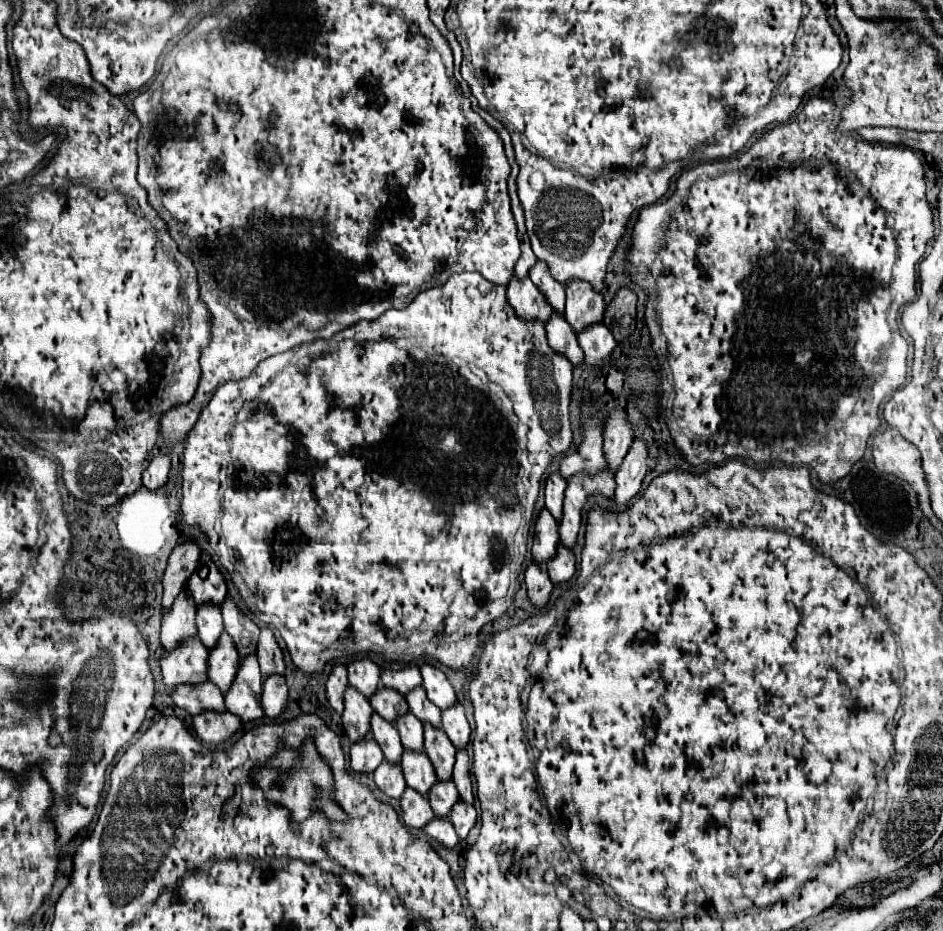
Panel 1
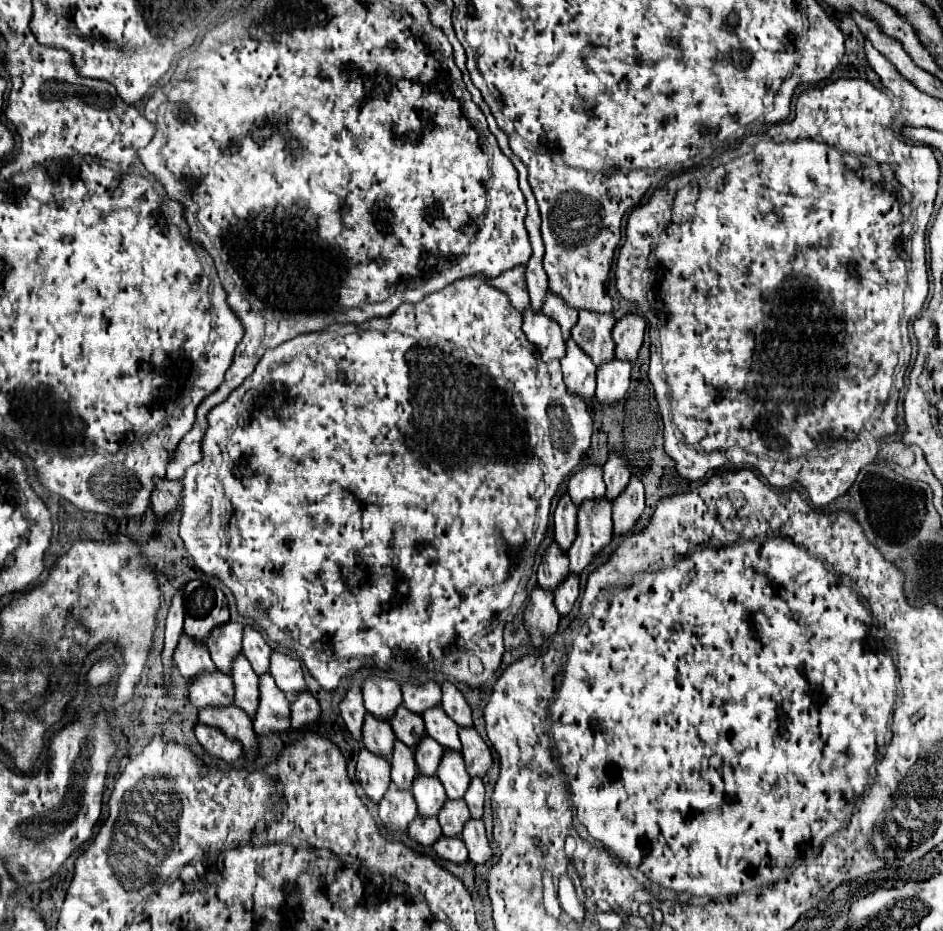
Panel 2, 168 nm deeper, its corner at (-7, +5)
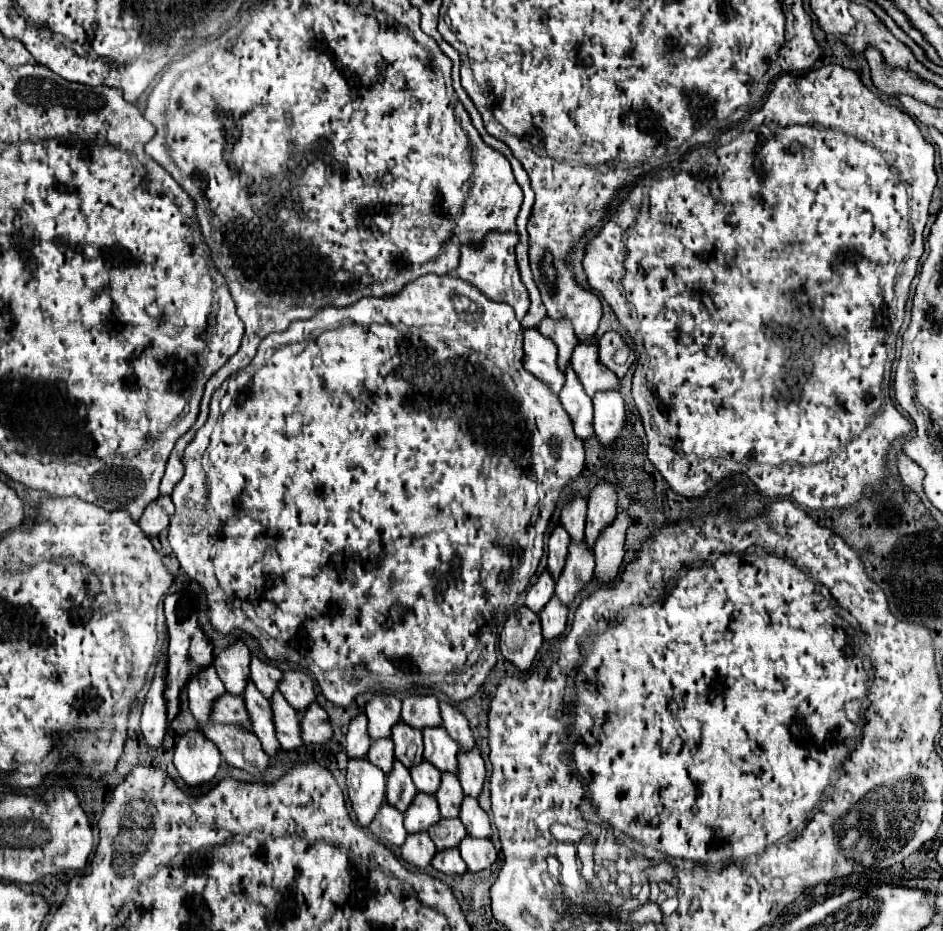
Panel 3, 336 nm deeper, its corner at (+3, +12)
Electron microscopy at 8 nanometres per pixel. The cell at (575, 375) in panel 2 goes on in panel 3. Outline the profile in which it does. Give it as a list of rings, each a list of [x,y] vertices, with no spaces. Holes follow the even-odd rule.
[[[570,366],[566,370],[566,384],[560,392],[560,402],[572,420],[576,438],[582,442],[590,440],[594,436],[592,400],[586,396],[582,384],[578,384],[578,378]]]

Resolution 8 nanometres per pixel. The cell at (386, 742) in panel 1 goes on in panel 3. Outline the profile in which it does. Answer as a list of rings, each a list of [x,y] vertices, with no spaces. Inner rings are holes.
[[[396,760],[394,770],[388,774],[386,780],[386,802],[404,814],[406,808],[412,804],[414,796],[416,796],[416,788],[410,778],[410,770]]]

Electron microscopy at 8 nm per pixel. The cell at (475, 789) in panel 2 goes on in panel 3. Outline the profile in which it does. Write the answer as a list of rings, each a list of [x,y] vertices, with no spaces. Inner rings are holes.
[[[466,796],[464,804],[460,808],[460,820],[468,832],[468,836],[478,836],[478,838],[490,838],[492,828],[488,814],[478,806],[478,800]]]

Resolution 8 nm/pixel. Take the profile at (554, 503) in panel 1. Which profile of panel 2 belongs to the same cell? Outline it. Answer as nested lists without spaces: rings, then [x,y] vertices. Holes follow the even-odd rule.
[[[564,493],[554,509],[554,539],[560,545],[560,549],[568,551],[576,537],[576,505],[572,499],[568,499],[568,493]]]

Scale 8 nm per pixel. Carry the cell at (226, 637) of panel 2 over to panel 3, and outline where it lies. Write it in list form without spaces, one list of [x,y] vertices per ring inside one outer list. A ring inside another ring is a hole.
[[[236,640],[232,646],[220,650],[212,662],[226,690],[234,696],[242,696],[246,680],[250,680],[250,650],[244,640]]]

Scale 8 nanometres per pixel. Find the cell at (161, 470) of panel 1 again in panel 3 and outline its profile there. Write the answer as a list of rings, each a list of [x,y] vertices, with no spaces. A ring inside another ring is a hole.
[[[160,496],[156,502],[150,504],[150,508],[144,510],[138,524],[146,536],[158,536],[170,526],[172,514],[174,514],[174,504],[170,496]]]

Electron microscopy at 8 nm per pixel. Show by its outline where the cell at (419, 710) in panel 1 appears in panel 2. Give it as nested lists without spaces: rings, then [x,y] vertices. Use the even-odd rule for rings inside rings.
[[[430,707],[424,711],[424,723],[426,723],[426,733],[436,739],[442,747],[446,749],[456,749],[460,751],[460,739],[458,739],[458,727],[444,715],[442,707]]]

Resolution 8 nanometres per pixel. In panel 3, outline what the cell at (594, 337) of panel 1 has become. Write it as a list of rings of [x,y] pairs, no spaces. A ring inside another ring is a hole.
[[[598,392],[592,402],[596,438],[602,448],[612,448],[626,424],[624,400],[620,392]]]

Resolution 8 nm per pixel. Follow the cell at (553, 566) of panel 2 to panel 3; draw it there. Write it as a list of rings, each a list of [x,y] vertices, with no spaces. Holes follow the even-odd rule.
[[[544,570],[544,572],[540,574],[538,582],[528,590],[524,604],[526,604],[534,614],[540,614],[542,608],[550,602],[552,596],[554,596],[554,580],[552,580],[550,572]]]

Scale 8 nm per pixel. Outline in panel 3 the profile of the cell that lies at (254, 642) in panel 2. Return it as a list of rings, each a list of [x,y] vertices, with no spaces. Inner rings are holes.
[[[252,654],[252,680],[256,684],[256,688],[262,692],[262,696],[266,696],[270,700],[270,696],[274,694],[274,690],[278,690],[278,684],[282,682],[282,672],[272,666],[270,662],[260,660],[256,654]]]

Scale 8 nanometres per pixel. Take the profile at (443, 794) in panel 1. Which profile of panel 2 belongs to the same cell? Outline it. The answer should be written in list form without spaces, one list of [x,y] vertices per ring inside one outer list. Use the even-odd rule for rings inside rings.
[[[446,799],[444,807],[440,809],[438,821],[442,825],[444,835],[460,835],[470,811],[468,805],[464,805],[464,799]]]

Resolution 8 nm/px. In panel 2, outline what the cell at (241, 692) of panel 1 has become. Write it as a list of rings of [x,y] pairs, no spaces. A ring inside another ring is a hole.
[[[270,673],[260,675],[260,701],[252,719],[256,733],[286,731],[290,727],[290,711],[286,695],[276,687]]]

